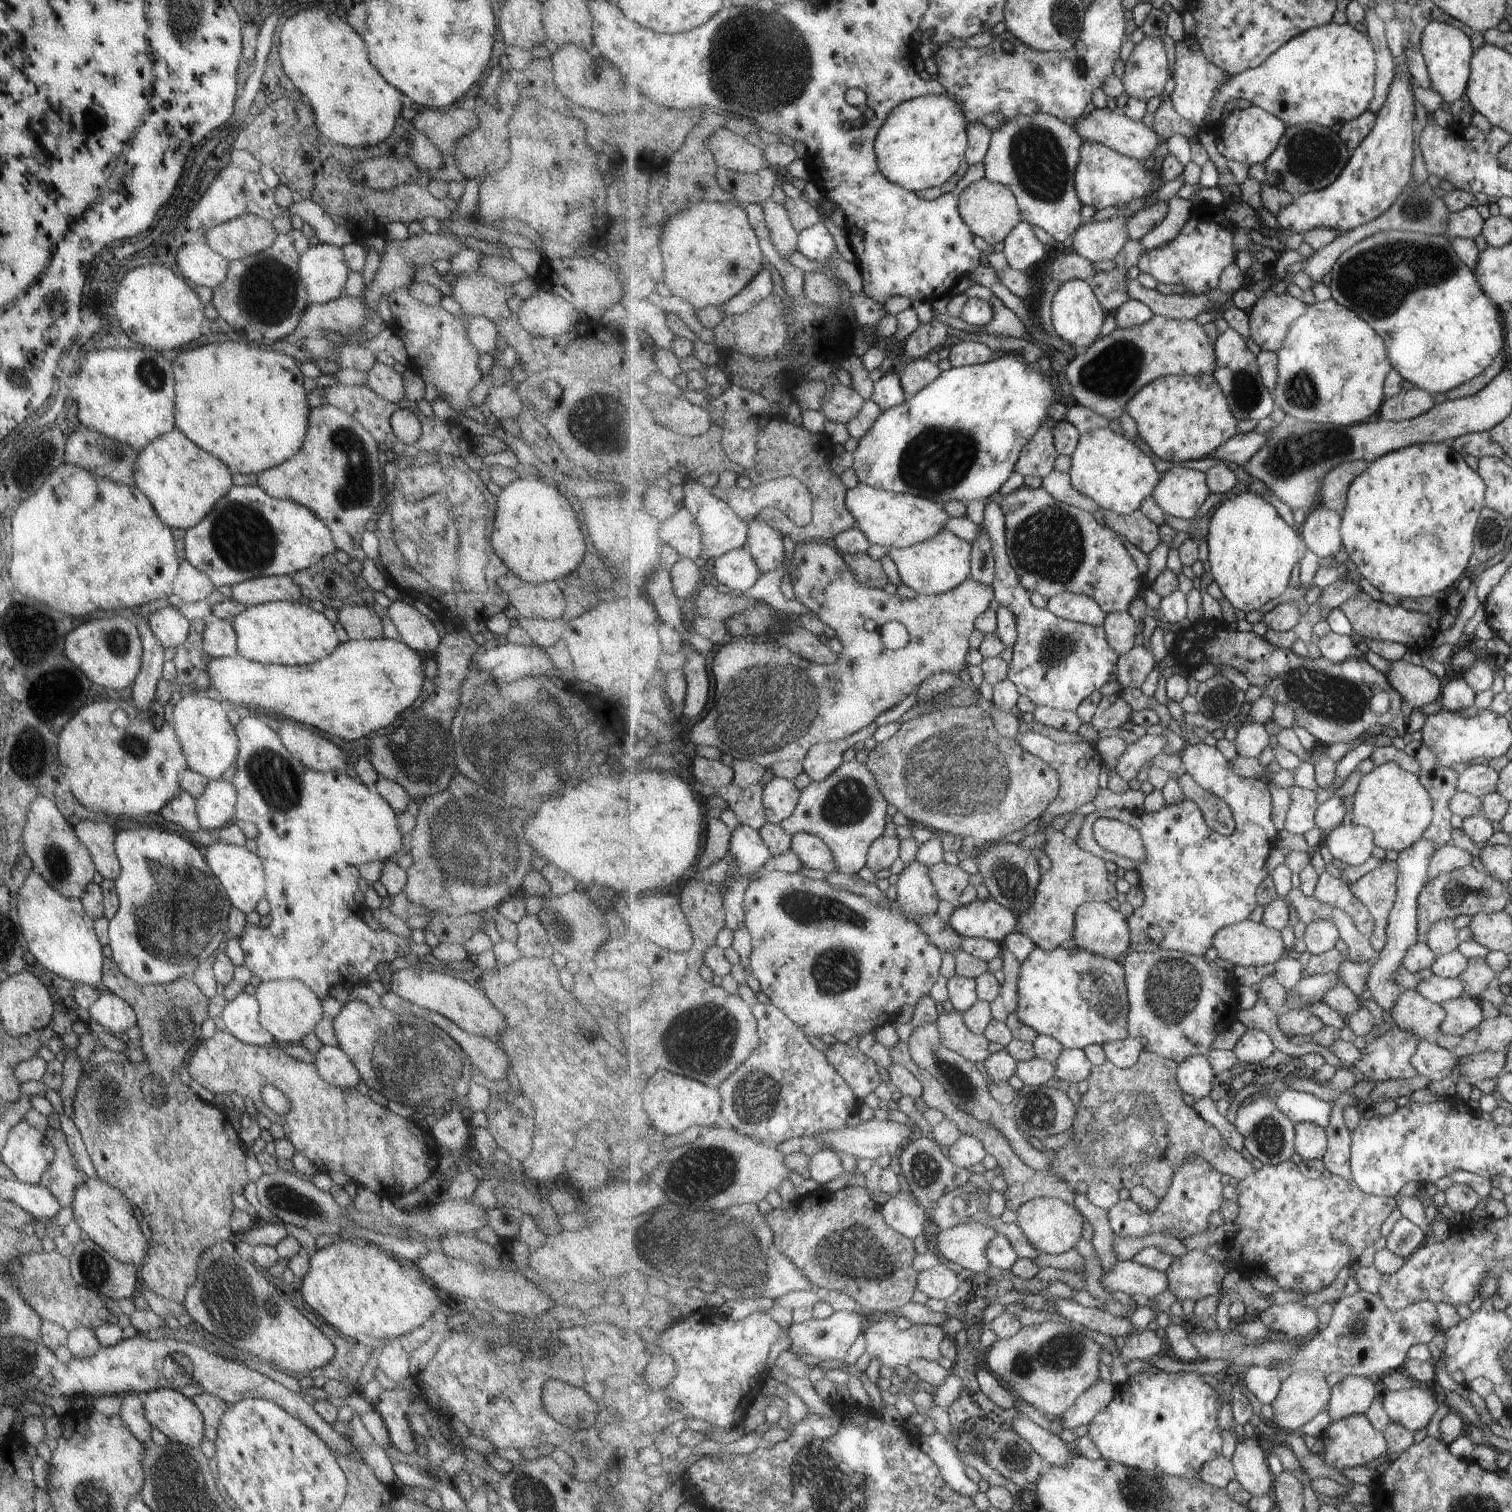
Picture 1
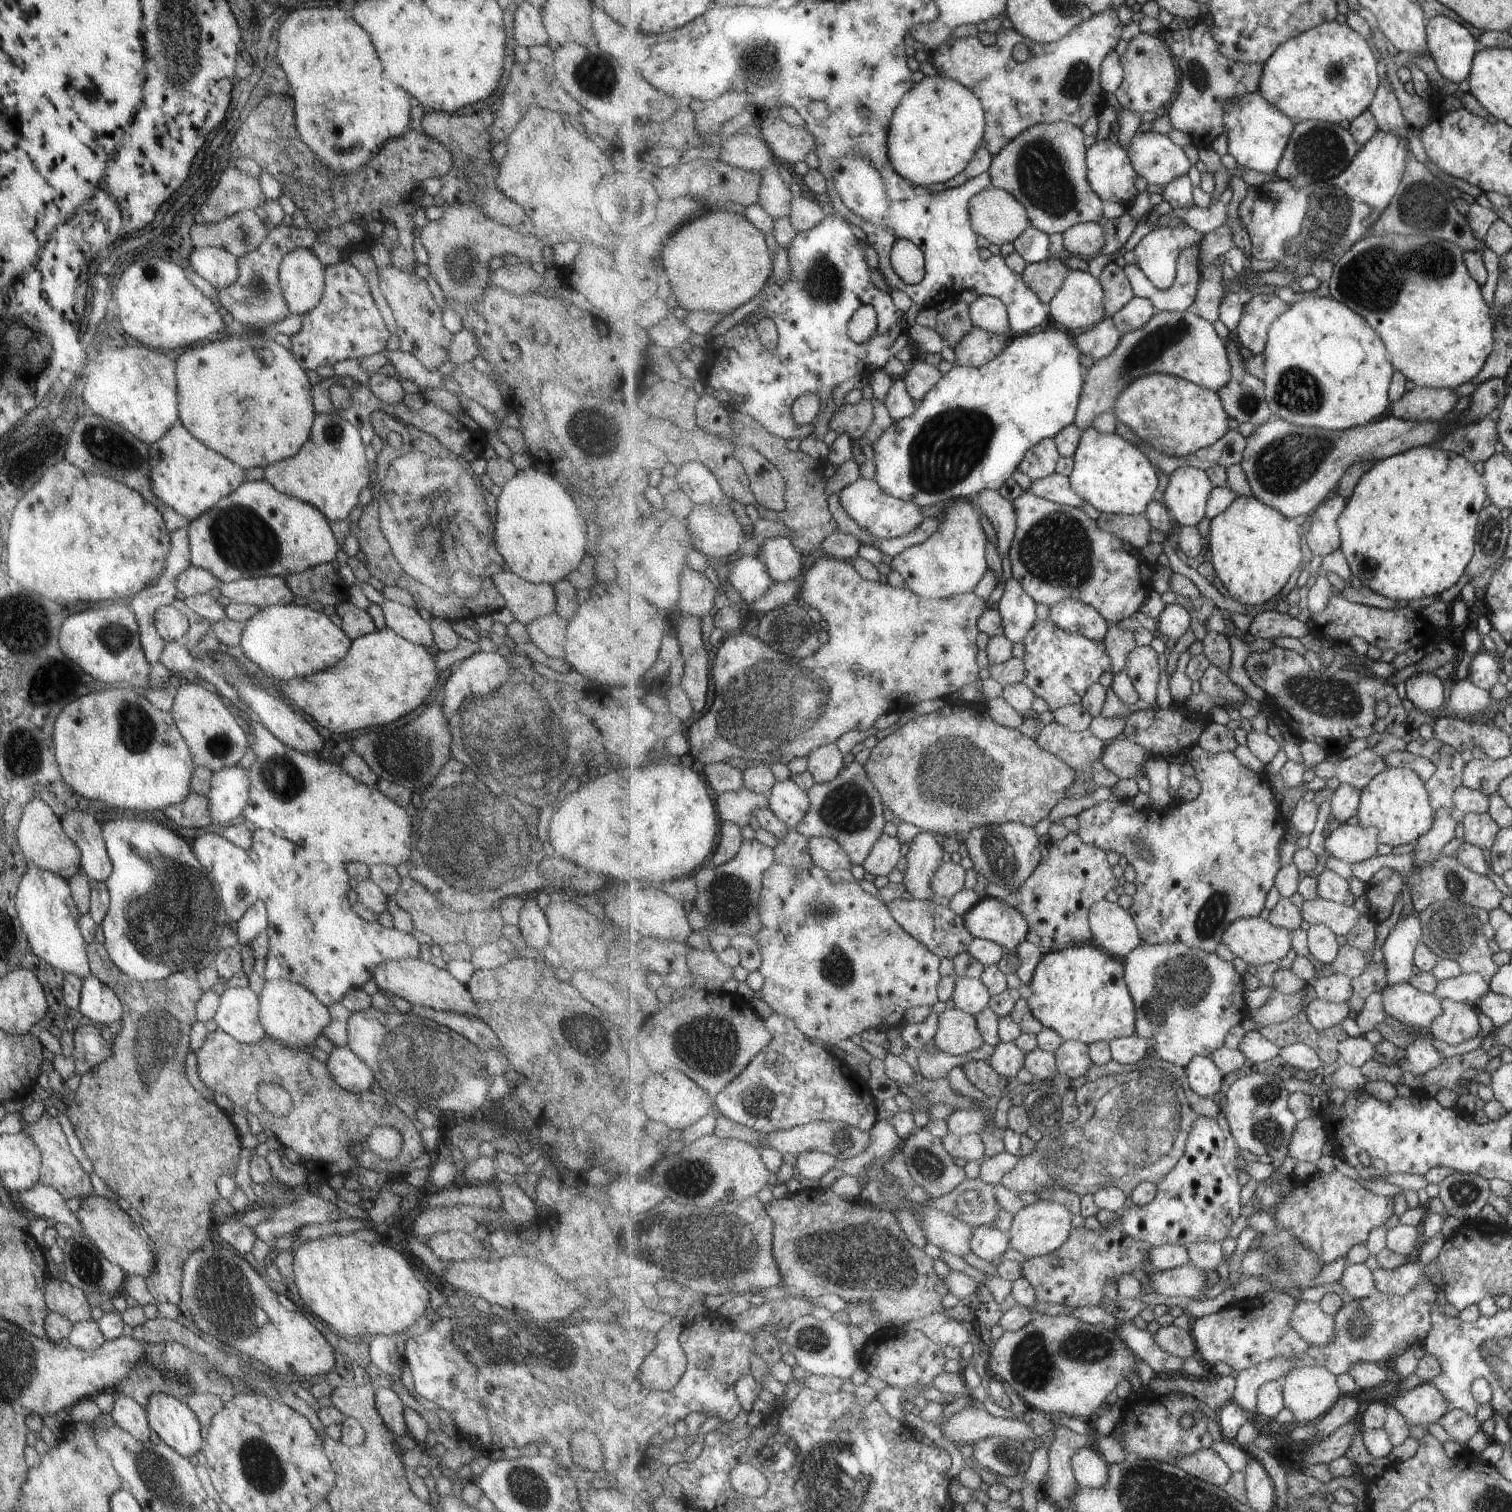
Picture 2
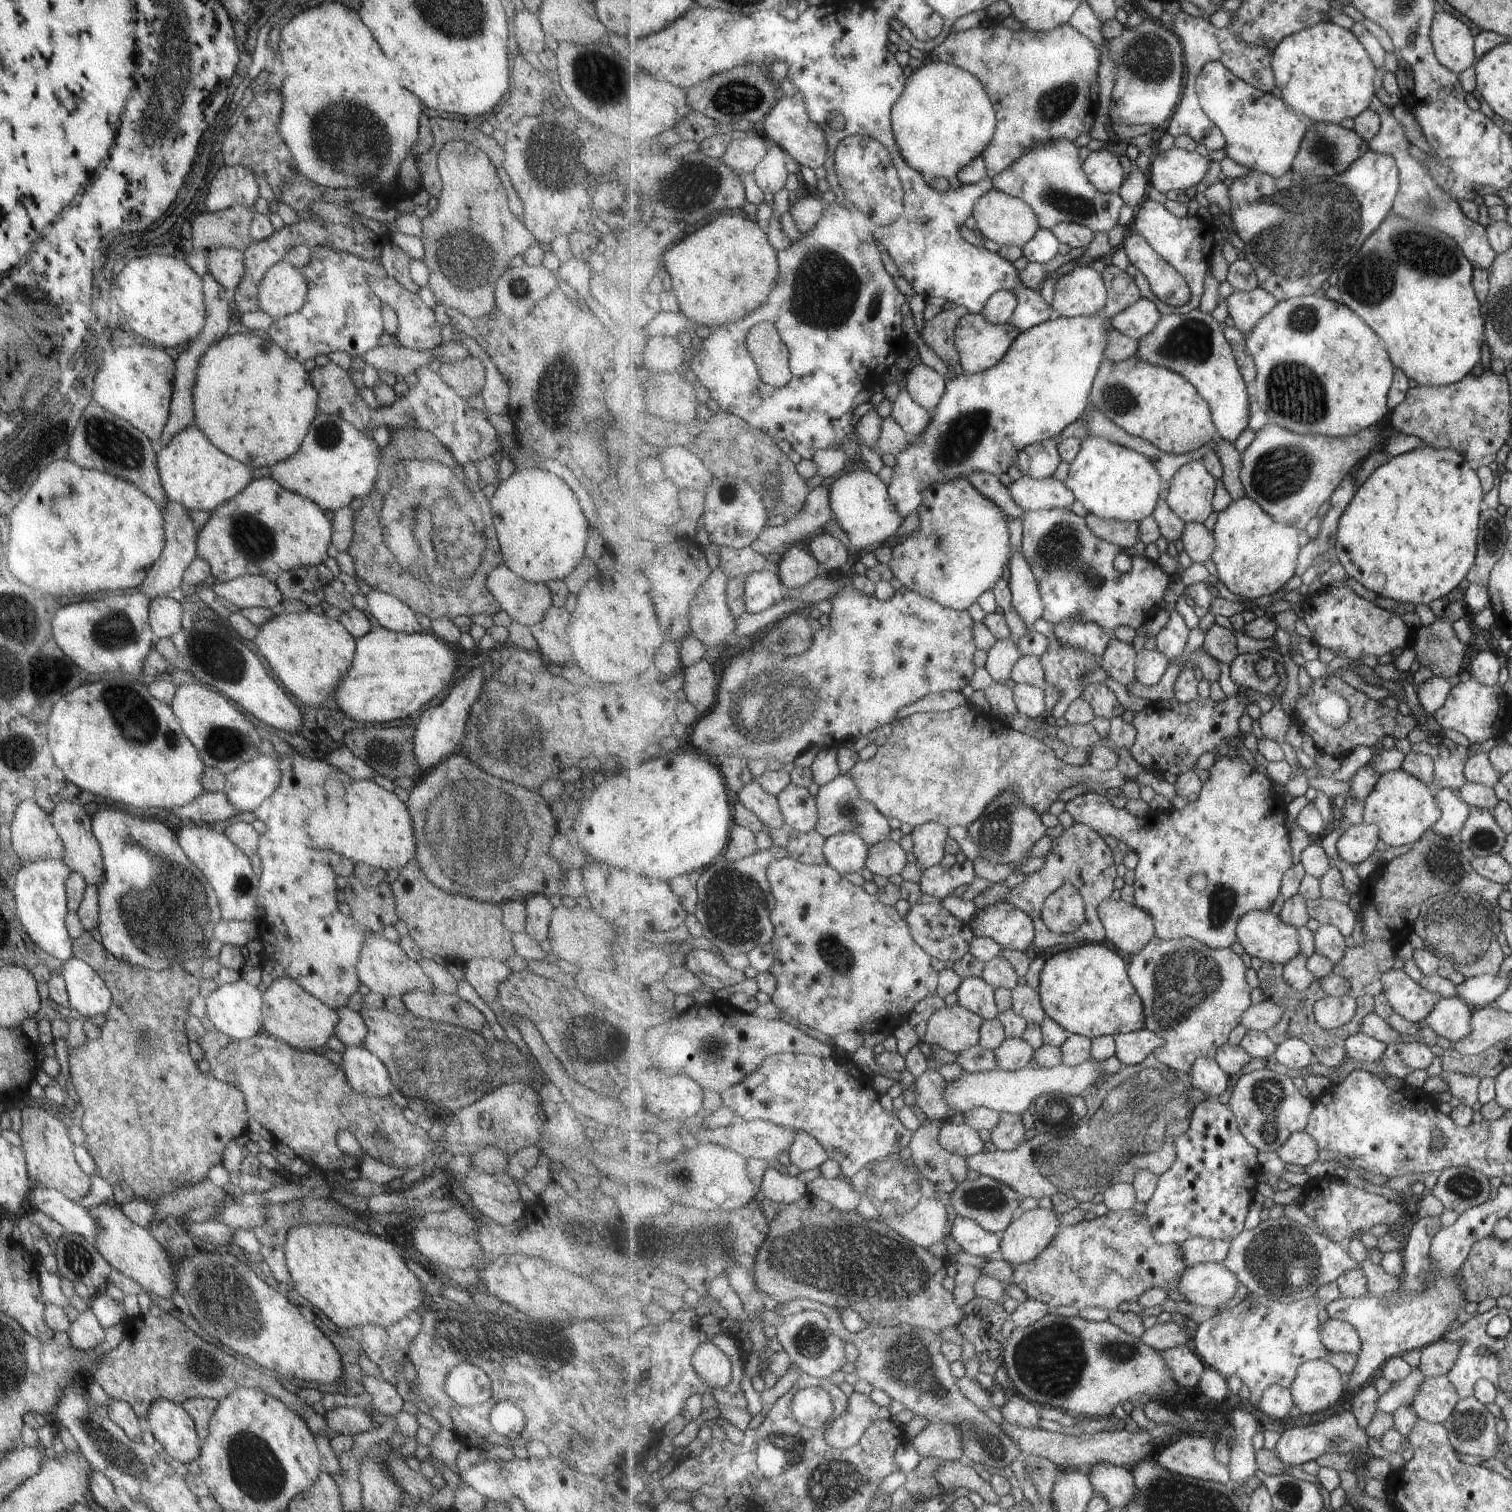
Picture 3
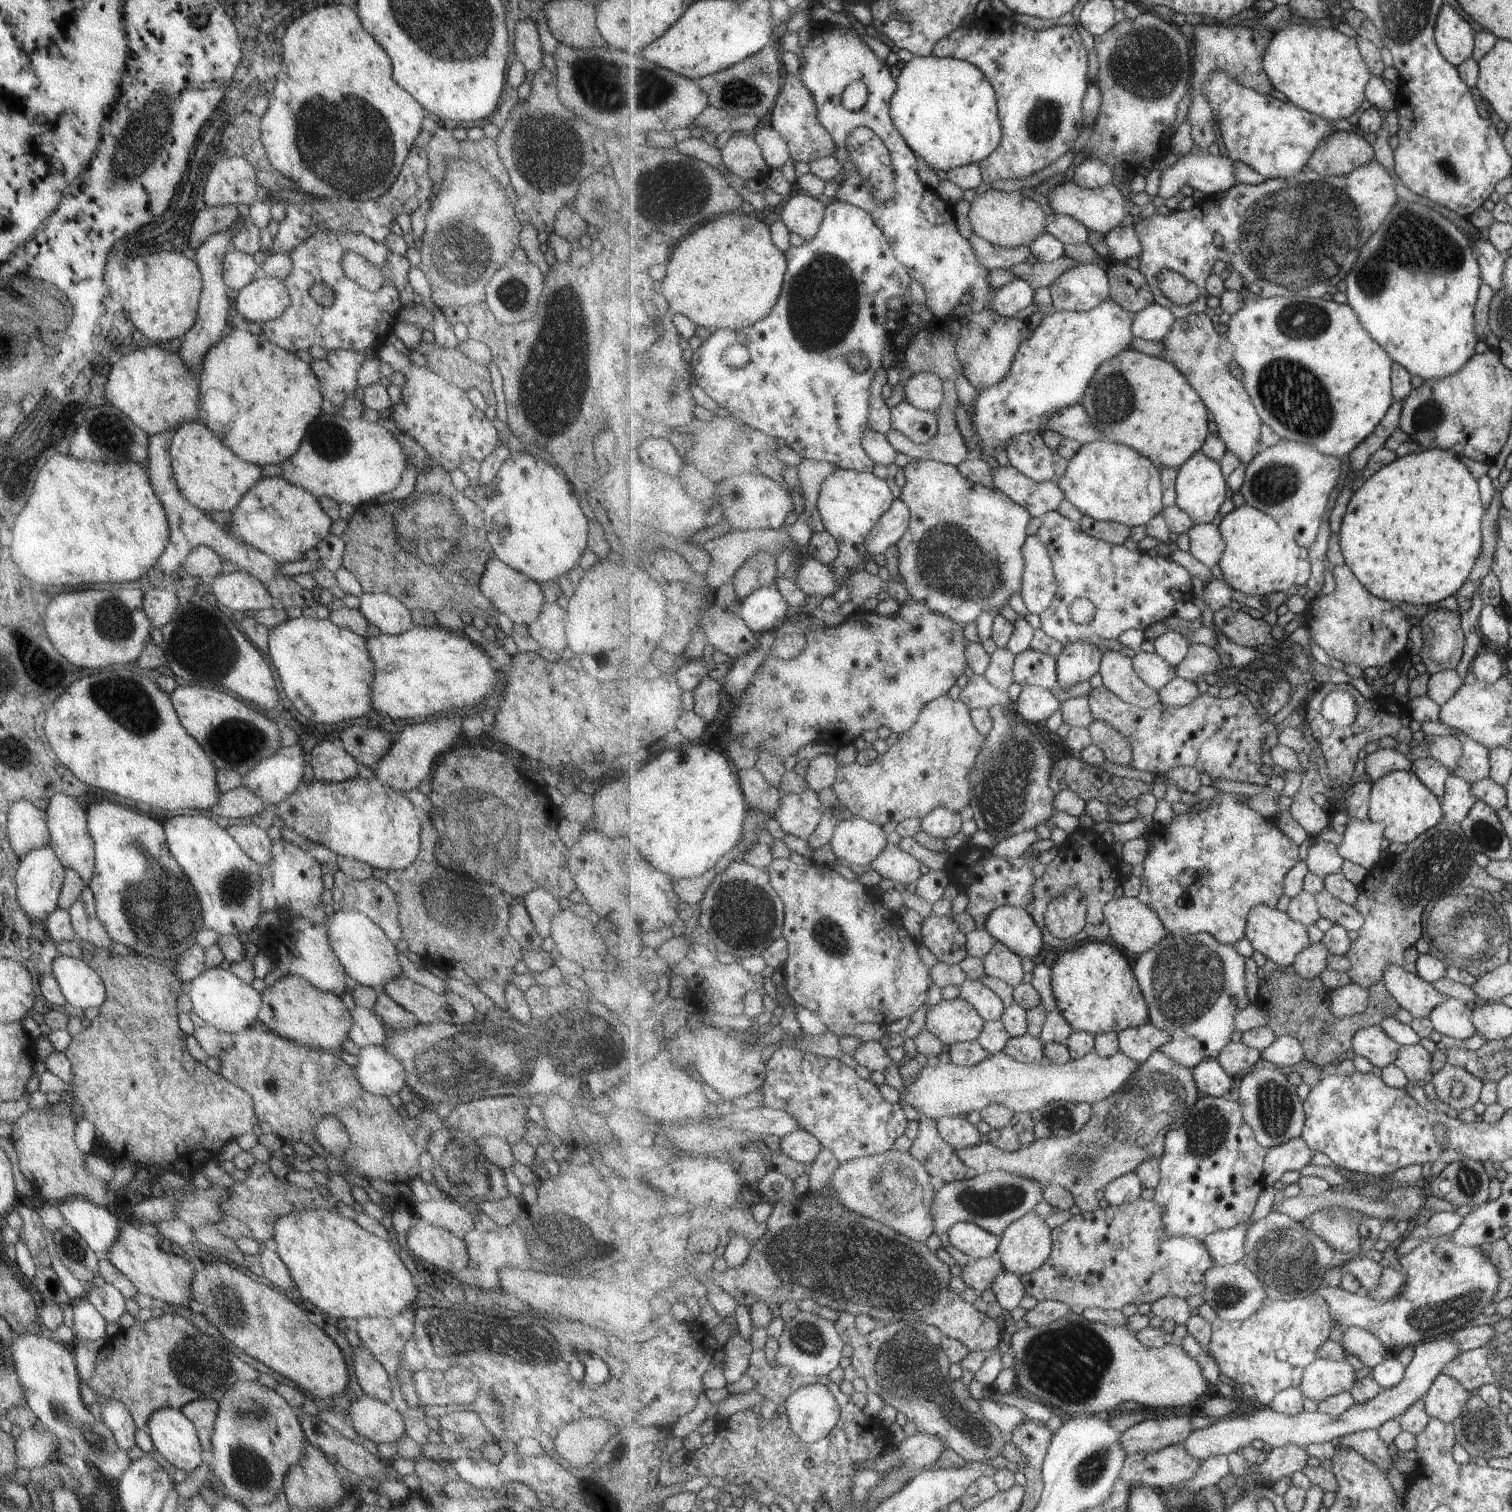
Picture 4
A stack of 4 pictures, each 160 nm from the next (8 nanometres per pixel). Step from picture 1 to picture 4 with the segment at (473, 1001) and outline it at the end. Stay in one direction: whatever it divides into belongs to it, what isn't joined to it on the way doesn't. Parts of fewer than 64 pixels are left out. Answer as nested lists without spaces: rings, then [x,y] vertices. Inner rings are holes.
[[[337,911],[325,920],[331,950],[339,959],[344,973],[353,978],[357,985],[379,990],[382,985],[389,983],[390,979],[403,975],[397,961],[395,944],[364,914],[355,911]]]

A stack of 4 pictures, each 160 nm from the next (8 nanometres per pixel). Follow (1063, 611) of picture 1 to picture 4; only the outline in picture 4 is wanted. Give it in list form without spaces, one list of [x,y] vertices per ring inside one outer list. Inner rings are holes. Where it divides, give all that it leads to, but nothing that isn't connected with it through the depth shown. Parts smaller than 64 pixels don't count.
[[[1081,639],[1064,645],[1057,661],[1059,688],[1072,687],[1093,678],[1100,672],[1103,657],[1104,650],[1091,640]]]

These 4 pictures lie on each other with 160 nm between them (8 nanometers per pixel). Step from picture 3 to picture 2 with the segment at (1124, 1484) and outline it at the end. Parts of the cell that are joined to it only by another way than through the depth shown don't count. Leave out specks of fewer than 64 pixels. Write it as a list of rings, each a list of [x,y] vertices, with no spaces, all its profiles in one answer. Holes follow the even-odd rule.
[[[1083,1447],[1073,1455],[1071,1466],[1078,1484],[1098,1489],[1109,1480],[1109,1465],[1095,1449]]]

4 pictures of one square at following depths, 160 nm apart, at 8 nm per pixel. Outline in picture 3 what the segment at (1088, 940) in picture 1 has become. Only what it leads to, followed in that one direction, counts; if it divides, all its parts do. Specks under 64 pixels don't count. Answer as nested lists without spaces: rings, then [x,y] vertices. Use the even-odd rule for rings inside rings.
[[[1105,900],[1099,916],[1106,929],[1106,943],[1115,944],[1124,955],[1139,954],[1157,937],[1153,916],[1125,900]]]

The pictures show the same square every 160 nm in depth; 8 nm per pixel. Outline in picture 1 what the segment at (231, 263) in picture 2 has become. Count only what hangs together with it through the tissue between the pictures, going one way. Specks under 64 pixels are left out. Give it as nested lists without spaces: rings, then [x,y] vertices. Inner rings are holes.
[[[199,241],[179,248],[175,254],[175,271],[191,286],[217,286],[227,276],[229,263],[205,243]]]

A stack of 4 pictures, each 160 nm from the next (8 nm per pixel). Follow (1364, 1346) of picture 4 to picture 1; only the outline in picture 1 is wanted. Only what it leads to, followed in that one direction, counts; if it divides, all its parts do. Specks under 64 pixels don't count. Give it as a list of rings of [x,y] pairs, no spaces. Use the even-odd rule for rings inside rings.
[[[1293,1302],[1284,1305],[1273,1303],[1260,1314],[1259,1319],[1278,1336],[1305,1338],[1317,1328],[1323,1328],[1318,1311]]]

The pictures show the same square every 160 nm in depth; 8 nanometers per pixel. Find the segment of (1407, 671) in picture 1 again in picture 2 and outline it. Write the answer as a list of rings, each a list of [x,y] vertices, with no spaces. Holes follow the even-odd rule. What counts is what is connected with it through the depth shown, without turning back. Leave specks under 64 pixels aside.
[[[1417,672],[1405,682],[1406,696],[1416,709],[1429,713],[1445,704],[1445,684],[1434,672]]]

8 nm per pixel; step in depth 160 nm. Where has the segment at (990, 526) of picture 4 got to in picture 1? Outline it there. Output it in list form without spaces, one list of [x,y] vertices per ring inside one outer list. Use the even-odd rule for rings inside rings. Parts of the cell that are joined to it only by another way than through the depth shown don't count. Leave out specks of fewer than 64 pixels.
[[[940,532],[934,539],[904,549],[892,548],[888,555],[897,566],[901,582],[918,595],[938,595],[949,592],[972,577],[972,544],[954,532]]]

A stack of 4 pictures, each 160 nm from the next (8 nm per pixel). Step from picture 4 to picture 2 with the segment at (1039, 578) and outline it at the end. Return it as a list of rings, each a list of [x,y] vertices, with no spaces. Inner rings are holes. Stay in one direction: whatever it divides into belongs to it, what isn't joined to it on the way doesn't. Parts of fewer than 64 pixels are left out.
[[[1012,576],[995,605],[1002,616],[1004,635],[1011,642],[1022,642],[1038,618],[1037,602]]]

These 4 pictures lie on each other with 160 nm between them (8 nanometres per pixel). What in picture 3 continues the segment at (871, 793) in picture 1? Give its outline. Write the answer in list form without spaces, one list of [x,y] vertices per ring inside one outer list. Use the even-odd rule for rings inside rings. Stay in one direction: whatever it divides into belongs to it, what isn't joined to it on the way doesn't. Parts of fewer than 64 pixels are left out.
[[[842,773],[836,780],[825,784],[818,790],[816,796],[817,806],[819,806],[819,822],[817,822],[816,830],[821,832],[825,838],[829,839],[835,834],[843,832],[855,832],[859,834],[867,844],[875,845],[885,840],[890,840],[891,826],[889,820],[883,816],[877,809],[875,804],[867,802],[859,788],[855,786],[855,779],[849,776],[849,773]]]

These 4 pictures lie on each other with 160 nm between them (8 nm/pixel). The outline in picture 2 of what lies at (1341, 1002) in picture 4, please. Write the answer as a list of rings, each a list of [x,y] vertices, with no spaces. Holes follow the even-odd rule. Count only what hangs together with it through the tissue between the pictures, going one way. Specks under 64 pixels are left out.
[[[1315,998],[1306,1007],[1306,1013],[1314,1028],[1322,1031],[1340,1025],[1343,1019],[1351,1014],[1351,1009],[1348,1003],[1334,1003]]]

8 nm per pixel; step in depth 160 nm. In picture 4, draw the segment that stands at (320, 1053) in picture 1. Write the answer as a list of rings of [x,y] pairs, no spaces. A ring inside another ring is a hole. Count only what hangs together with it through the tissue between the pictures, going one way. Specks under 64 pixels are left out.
[[[383,1046],[361,1047],[356,1059],[353,1067],[355,1078],[369,1094],[389,1098],[405,1084],[401,1063],[387,1055]]]

